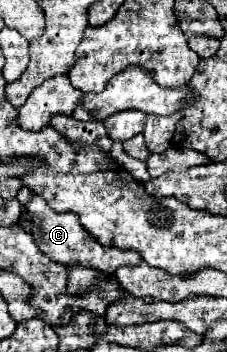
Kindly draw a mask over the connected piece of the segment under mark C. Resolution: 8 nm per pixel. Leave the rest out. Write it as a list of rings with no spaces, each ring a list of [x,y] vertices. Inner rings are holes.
[[[35,196],[27,206],[23,206],[21,212],[21,220],[19,226],[25,232],[31,232],[37,246],[41,248],[41,252],[45,256],[49,256],[53,262],[59,264],[81,264],[87,268],[99,268],[105,274],[115,274],[115,270],[119,266],[133,266],[137,262],[141,262],[141,254],[139,252],[125,252],[121,248],[109,248],[109,246],[101,246],[97,244],[97,240],[93,240],[93,236],[89,236],[89,232],[85,232],[85,228],[81,228],[81,224],[77,224],[77,216],[73,216],[73,212],[53,212],[53,208],[49,208],[49,204],[41,198]]]

